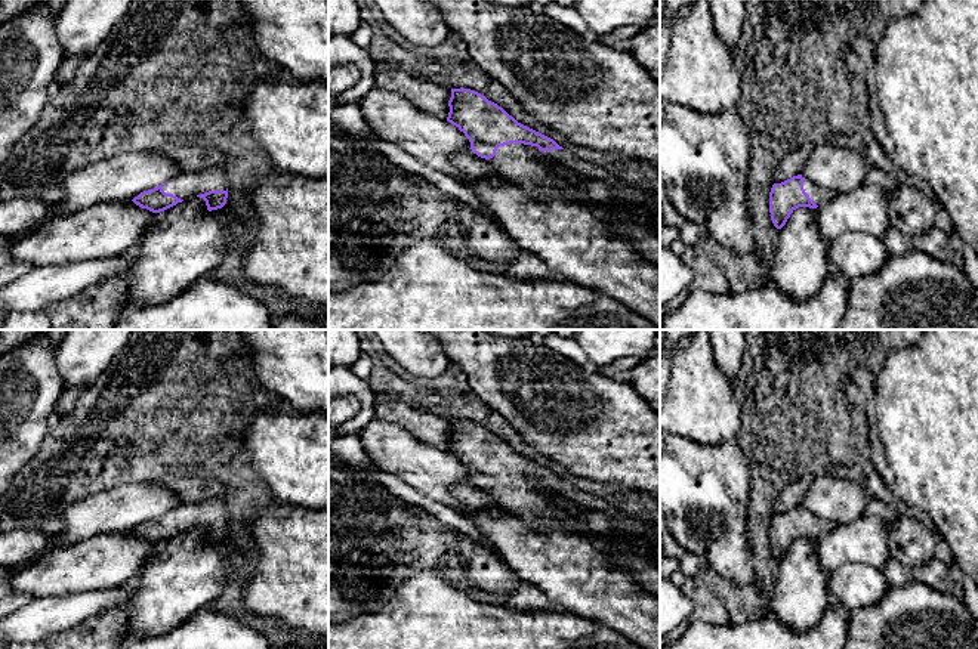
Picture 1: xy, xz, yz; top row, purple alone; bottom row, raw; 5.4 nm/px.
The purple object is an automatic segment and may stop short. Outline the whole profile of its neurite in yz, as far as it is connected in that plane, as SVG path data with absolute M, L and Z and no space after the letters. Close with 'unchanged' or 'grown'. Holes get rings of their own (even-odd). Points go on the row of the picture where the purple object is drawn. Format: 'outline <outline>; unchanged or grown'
outline M802 174L793 176L772 185L769 192L771 220L777 229L781 229L796 208L817 208L834 197L836 192L815 186Z; grown

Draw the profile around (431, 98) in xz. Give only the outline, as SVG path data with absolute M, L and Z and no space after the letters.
M401 67L374 68L374 84L383 90L399 93L414 108L447 120L451 89L417 78Z

